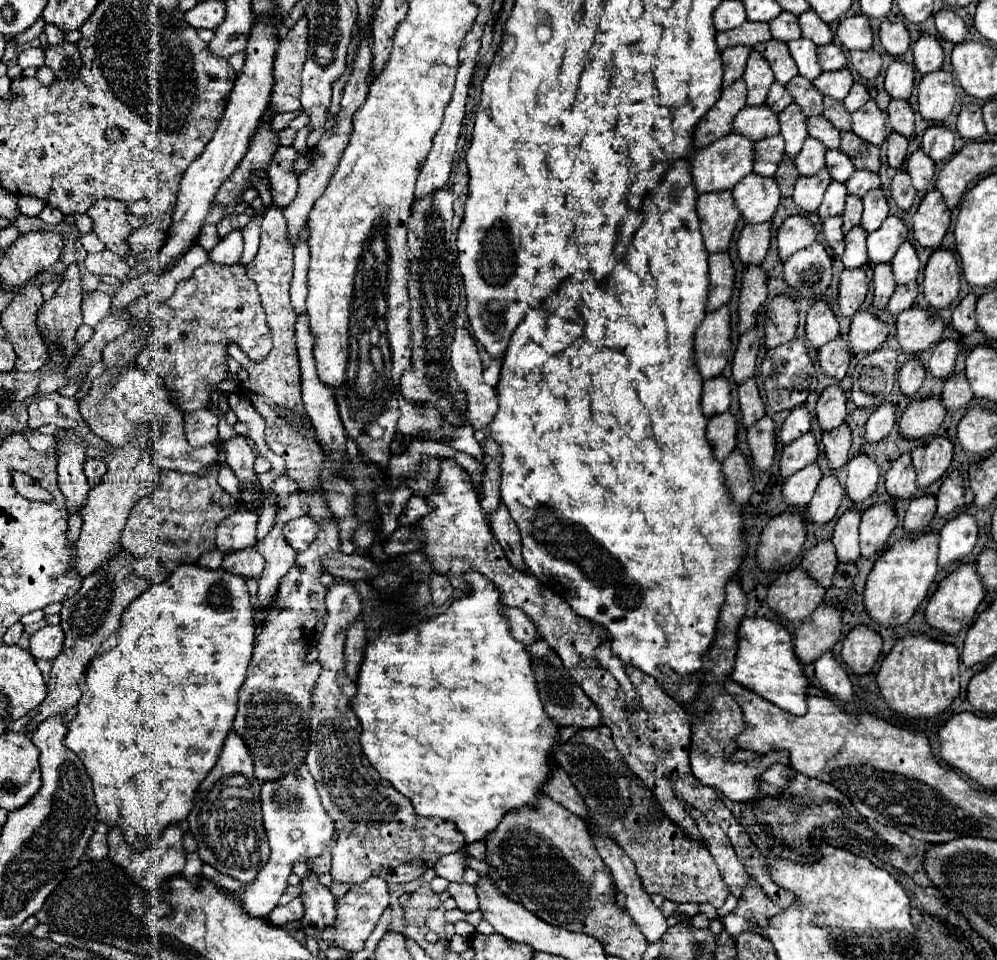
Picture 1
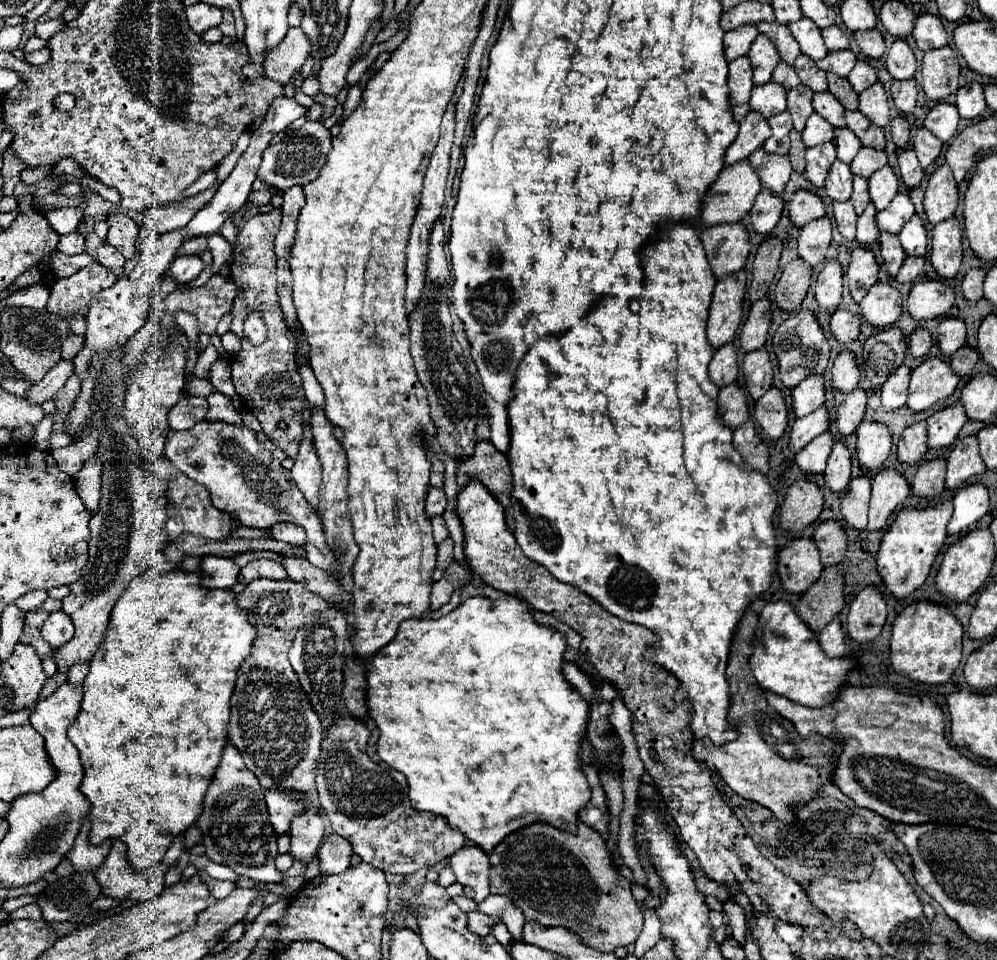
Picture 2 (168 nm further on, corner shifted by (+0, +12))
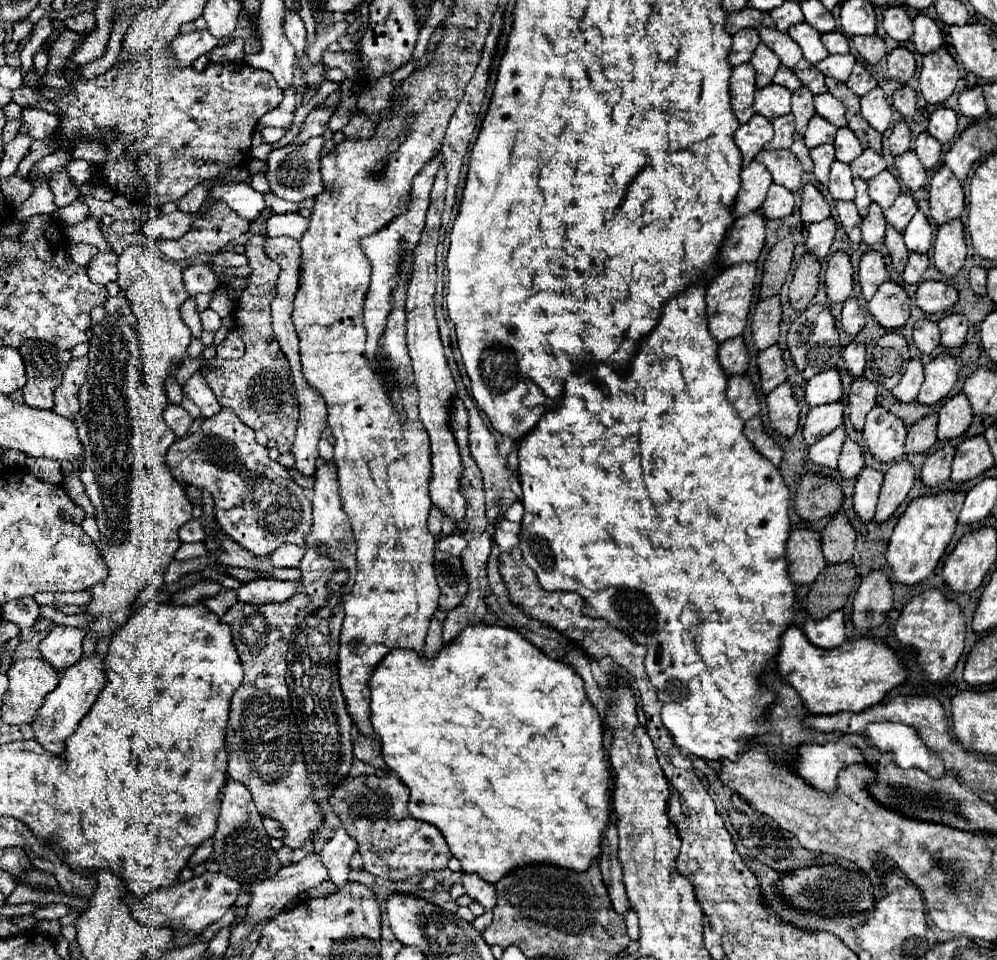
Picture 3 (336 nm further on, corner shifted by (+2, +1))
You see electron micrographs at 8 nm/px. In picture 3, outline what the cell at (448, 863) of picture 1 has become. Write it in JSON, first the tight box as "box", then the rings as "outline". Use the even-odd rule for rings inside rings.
{"box":[462,872,496,910],"outline":[[[462,872],[462,884],[466,888],[466,894],[474,900],[480,902],[486,910],[492,910],[496,904],[496,890],[492,884],[482,880],[478,874],[468,874]]]}

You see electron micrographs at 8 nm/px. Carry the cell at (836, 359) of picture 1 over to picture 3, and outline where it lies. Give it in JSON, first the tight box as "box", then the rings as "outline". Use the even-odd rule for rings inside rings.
{"box":[840,300,866,338],"outline":[[[846,300],[844,302],[840,324],[842,324],[842,332],[850,338],[856,338],[856,334],[862,332],[862,328],[866,326],[866,314],[856,300]]]}

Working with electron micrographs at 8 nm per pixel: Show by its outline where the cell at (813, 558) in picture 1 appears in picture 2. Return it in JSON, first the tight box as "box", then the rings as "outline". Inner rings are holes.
{"box":[814,521,848,567],"outline":[[[840,521],[818,523],[814,529],[814,541],[818,545],[824,567],[840,563],[848,547],[848,535]]]}

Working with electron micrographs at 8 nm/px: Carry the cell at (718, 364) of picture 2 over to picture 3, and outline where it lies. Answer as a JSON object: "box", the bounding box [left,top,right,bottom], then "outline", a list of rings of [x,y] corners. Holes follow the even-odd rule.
{"box":[718,336,750,376],"outline":[[[738,336],[736,340],[730,338],[728,342],[720,344],[718,360],[720,360],[720,366],[726,372],[726,376],[744,374],[746,368],[748,368],[748,358],[750,358],[750,354],[748,354],[748,350],[744,346],[742,336]]]}

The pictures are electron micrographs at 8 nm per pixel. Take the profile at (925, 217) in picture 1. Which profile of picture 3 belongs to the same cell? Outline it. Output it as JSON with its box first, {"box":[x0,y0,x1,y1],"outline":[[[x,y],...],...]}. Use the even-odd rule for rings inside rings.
{"box":[930,166,964,226],"outline":[[[942,166],[930,182],[930,216],[940,226],[960,218],[964,210],[964,190],[948,166]]]}

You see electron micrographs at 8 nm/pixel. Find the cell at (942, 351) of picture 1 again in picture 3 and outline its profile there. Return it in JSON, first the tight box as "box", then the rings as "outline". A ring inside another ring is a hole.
{"box":[938,314,968,348],"outline":[[[950,314],[938,322],[940,342],[946,348],[960,348],[966,342],[968,322],[962,314]]]}

